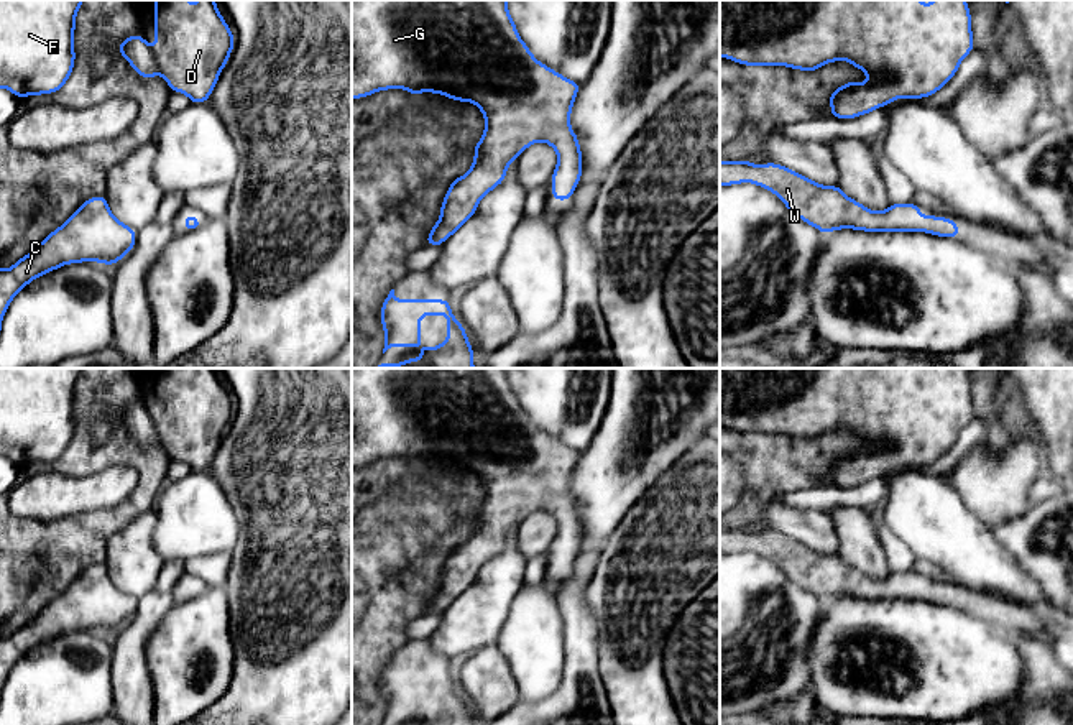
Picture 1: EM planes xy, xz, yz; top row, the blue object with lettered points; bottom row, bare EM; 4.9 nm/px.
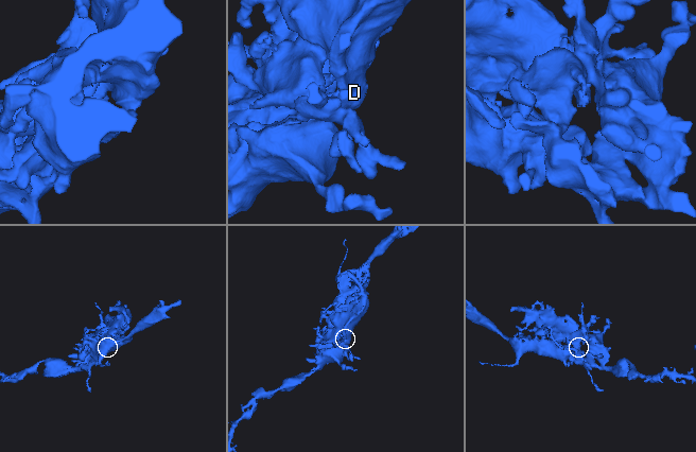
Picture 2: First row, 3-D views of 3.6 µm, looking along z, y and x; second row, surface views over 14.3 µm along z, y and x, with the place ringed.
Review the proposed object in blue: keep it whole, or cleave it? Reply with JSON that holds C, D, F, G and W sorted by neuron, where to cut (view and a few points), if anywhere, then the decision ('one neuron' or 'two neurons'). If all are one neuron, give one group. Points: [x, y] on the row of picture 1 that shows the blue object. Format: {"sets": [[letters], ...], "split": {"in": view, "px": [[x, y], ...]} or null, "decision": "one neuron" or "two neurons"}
{"sets": [["C", "D", "F", "G", "W"]], "split": null, "decision": "one neuron"}

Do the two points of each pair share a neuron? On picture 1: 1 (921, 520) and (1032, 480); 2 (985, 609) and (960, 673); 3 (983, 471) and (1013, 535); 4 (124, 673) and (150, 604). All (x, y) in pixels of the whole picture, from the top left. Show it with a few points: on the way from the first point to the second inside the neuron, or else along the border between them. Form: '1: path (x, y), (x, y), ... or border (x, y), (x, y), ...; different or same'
1: border (942, 477), (993, 530); different
2: border (980, 618), (986, 623); different
3: border (1037, 497), (1022, 515), (1003, 521), (994, 530); different
4: path (130, 656), (130, 640), (145, 620); same

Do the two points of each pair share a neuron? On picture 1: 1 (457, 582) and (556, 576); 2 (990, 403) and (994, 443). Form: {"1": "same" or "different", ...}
{"1": "same", "2": "same"}

